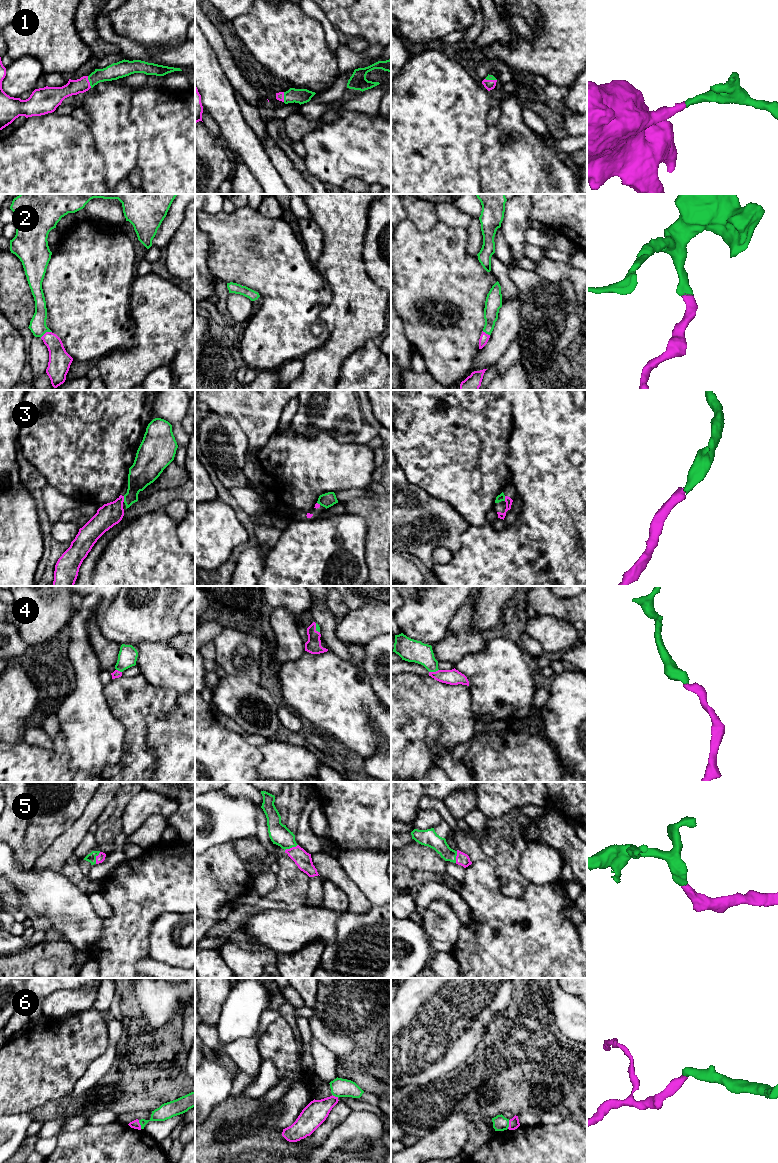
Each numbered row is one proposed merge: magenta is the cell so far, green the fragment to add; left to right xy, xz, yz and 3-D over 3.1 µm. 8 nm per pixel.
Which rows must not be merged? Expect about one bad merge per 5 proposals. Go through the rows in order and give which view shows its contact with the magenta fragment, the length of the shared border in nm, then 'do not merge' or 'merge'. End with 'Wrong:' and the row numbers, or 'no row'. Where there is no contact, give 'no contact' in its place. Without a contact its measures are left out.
1: contact in xy; length 100 nm; merge
2: contact in xy; length 110 nm; merge
3: contact in xy; length 50 nm; merge
4: contact in yz; length 80 nm; merge
5: contact in xz; length 120 nm; merge
6: contact in xy; length 80 nm; merge
Wrong: no row

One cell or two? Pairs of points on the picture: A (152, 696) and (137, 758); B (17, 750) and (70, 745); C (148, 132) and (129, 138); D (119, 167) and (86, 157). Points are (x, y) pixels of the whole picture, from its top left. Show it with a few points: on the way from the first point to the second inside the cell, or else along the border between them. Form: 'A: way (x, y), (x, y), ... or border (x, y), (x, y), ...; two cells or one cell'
A: way (137, 711), (137, 743); one cell
B: border (53, 749), (62, 757), (68, 767); two cells
C: border (128, 113), (136, 127), (137, 159); two cells
D: border (93, 141), (103, 159), (106, 183); two cells

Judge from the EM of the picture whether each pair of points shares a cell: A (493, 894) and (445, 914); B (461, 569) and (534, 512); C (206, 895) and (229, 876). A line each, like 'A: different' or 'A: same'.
A: different
B: same
C: same

